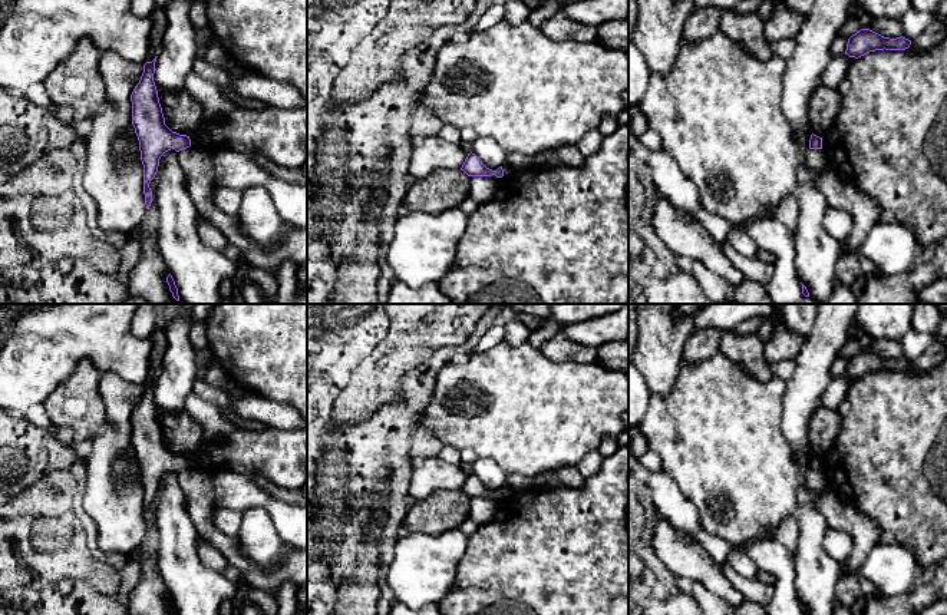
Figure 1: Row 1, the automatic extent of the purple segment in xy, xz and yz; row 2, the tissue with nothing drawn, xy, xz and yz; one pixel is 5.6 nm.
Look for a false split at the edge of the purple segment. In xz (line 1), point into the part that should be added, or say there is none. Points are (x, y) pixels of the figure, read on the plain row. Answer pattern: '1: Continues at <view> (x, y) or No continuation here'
1: No continuation here

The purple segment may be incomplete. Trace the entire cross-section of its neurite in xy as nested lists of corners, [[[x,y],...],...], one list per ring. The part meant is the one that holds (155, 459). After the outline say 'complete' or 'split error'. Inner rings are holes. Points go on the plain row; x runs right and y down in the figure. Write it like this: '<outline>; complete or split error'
[[[156,378],[143,386],[141,401],[131,416],[132,446],[139,462],[141,482],[143,486],[146,530],[149,530],[152,523],[149,505],[158,493],[161,477],[171,470],[179,473],[191,467],[189,457],[172,453],[165,446],[158,411],[154,403],[155,383]]]; complete

